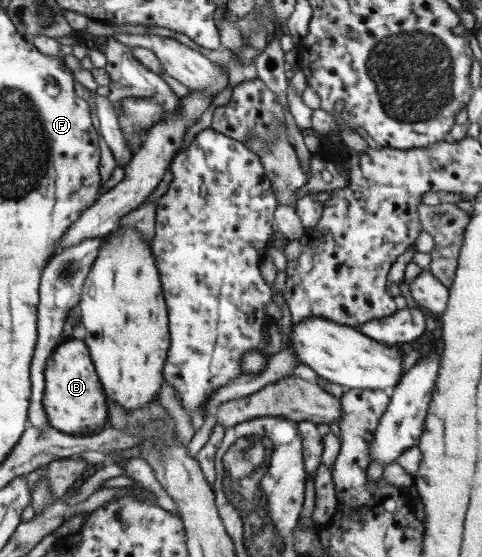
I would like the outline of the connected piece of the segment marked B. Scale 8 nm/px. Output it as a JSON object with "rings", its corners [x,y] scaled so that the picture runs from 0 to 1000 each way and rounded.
{"rings":[[[147,607],[118,621],[98,646],[91,673],[87,724],[108,768],[162,783],[224,763],[224,718],[176,612]]]}

